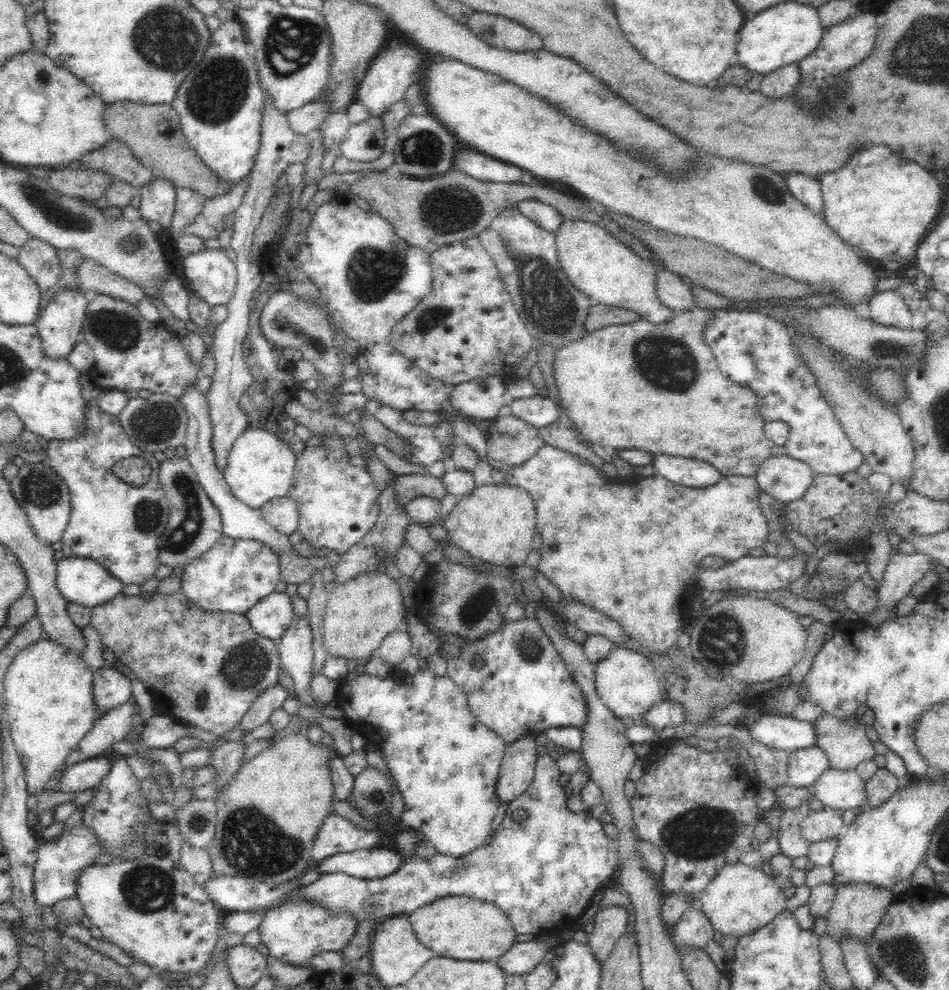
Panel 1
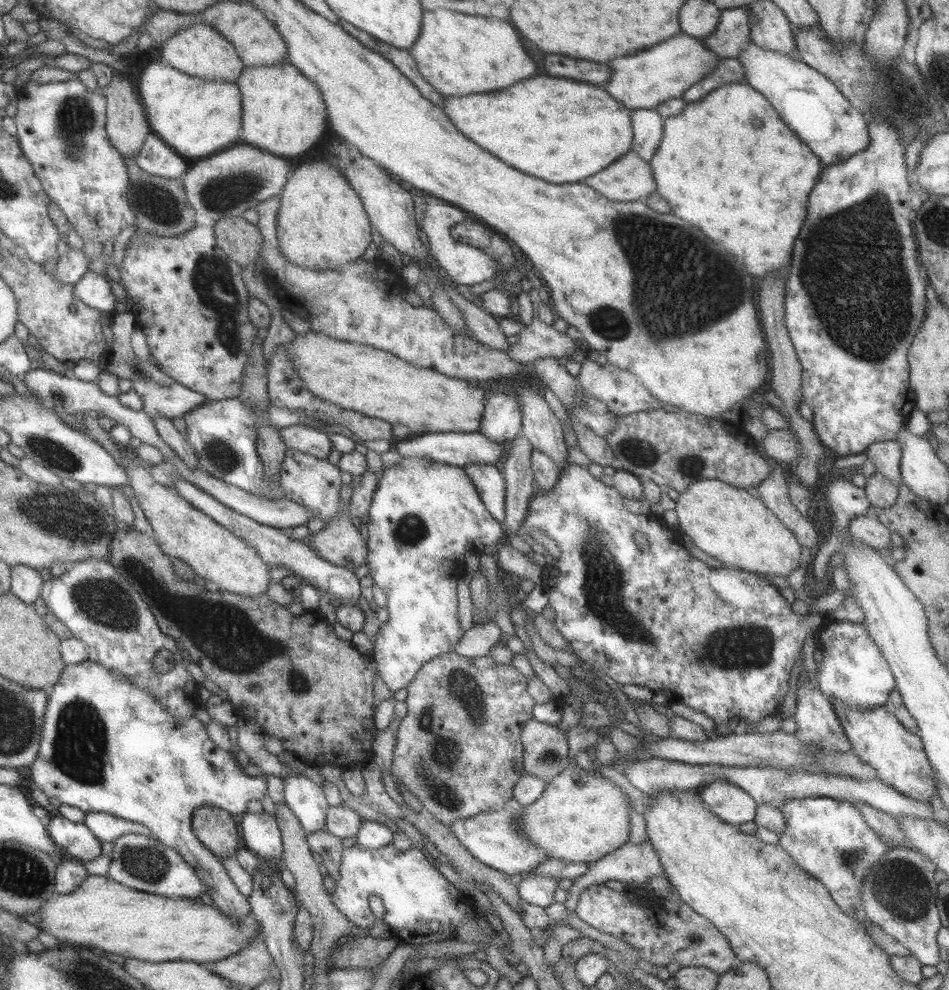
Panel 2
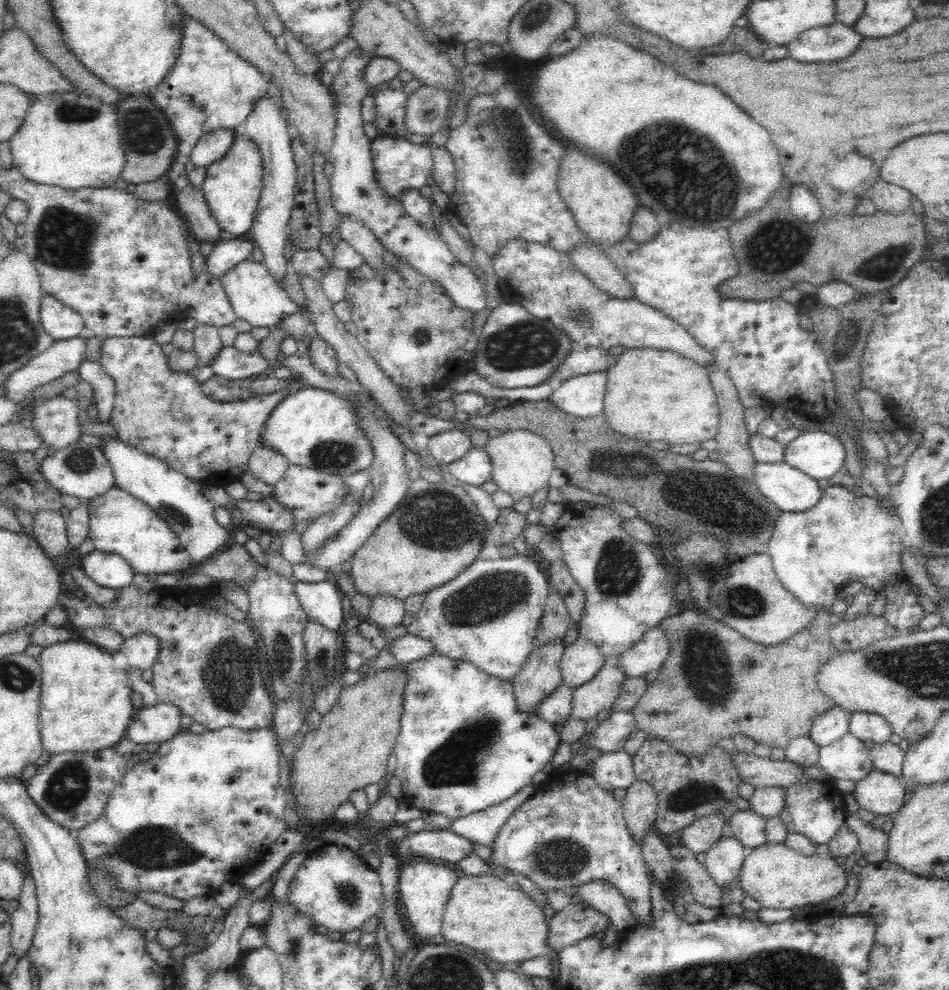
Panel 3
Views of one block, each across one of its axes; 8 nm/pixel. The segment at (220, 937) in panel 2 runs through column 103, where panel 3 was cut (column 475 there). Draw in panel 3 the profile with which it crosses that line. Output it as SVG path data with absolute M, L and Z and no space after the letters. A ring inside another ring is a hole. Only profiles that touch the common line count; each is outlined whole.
M463 875L451 891L446 909L443 915L441 934L449 944L466 944L497 963L522 963L523 961L537 957L550 958L556 962L557 952L548 945L549 920L543 912L543 908L532 898L525 894L517 886L510 886L497 876L466 876Z

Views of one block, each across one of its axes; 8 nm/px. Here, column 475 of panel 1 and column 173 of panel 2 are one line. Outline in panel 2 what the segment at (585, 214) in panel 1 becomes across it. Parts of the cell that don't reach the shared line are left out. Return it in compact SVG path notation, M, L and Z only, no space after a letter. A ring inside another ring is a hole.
M124 157L128 168L128 188L126 197L130 207L136 212L136 228L141 232L156 232L160 236L176 237L195 227L197 212L190 207L182 178L167 179L144 172L134 159Z

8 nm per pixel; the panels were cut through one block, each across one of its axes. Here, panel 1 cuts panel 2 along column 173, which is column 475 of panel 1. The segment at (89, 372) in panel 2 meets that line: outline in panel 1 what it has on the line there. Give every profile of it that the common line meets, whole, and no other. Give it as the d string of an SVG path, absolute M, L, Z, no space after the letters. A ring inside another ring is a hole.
M498 375L470 379L455 385L450 406L472 419L492 420L505 406L504 391L508 383Z

